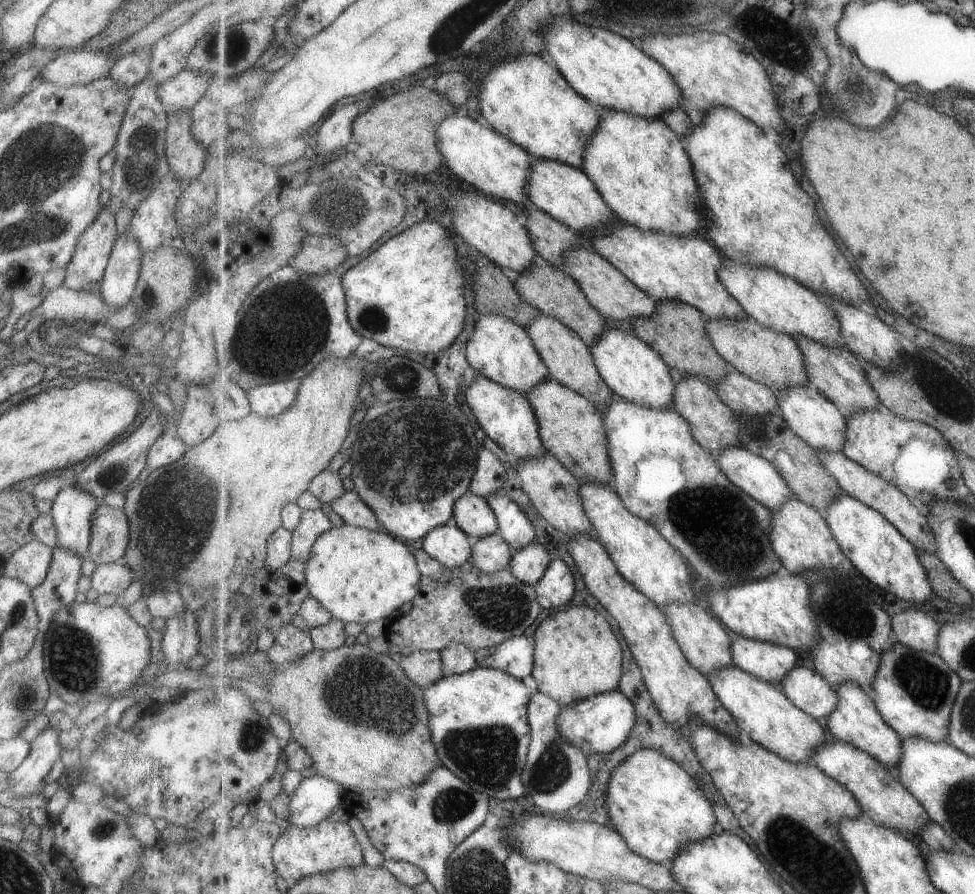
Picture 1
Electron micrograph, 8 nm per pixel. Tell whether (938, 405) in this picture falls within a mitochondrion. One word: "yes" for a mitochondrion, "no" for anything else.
yes

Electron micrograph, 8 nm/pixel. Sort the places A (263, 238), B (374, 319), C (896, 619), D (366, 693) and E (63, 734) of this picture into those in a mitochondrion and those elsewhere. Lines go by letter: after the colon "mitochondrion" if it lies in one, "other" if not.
A: other
B: mitochondrion
C: other
D: mitochondrion
E: other

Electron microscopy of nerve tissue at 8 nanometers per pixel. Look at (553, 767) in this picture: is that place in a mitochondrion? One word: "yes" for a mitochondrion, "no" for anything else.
yes

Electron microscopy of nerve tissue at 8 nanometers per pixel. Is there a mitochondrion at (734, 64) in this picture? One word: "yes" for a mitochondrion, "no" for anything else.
no

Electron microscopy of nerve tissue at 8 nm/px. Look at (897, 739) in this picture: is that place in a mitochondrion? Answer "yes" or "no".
no

